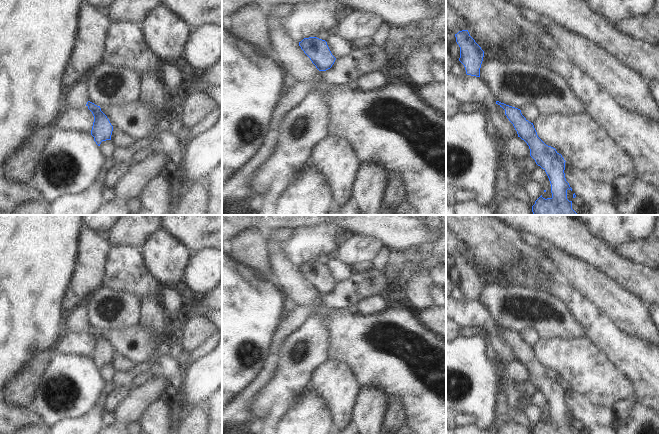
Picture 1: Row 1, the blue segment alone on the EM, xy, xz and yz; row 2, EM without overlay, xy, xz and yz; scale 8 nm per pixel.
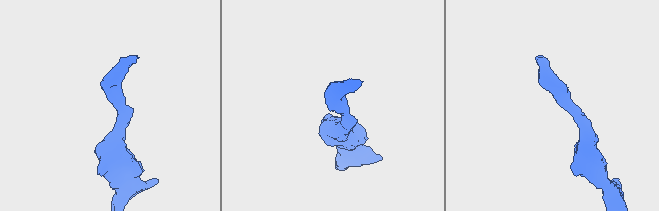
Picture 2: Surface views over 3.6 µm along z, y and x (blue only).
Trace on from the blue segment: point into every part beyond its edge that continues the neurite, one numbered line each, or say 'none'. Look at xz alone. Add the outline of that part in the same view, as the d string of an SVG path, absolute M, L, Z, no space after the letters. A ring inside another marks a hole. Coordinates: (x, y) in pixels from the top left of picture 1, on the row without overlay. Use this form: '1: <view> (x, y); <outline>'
none

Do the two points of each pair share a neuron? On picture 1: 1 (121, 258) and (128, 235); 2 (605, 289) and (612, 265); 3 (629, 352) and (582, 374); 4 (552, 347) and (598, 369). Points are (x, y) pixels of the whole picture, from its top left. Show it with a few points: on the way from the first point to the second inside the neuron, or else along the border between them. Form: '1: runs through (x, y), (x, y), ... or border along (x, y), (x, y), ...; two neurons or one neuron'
1: border along (111, 245), (130, 244), (140, 247); two neurons
2: border along (589, 264), (612, 277), (628, 291); two neurons
3: border along (595, 343), (627, 377); two neurons
4: runs through (563, 356), (577, 361), (587, 369); one neuron

